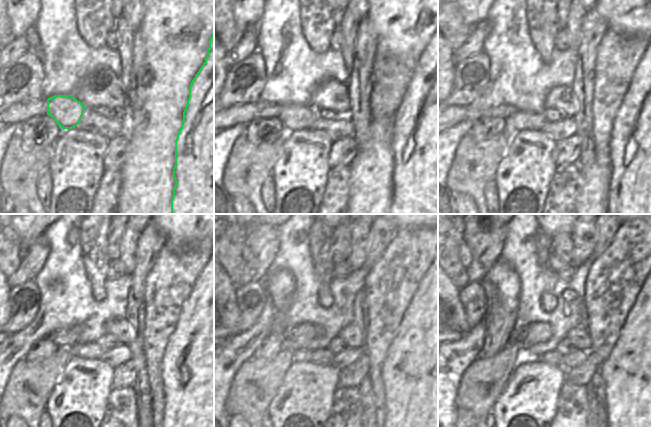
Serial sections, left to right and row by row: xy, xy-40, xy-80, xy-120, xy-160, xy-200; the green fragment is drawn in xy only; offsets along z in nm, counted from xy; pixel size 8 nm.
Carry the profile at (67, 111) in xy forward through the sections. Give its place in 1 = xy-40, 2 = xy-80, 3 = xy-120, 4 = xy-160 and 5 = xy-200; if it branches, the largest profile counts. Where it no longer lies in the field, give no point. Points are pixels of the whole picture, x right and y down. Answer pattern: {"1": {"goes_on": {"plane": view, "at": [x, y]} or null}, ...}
{"1": {"goes_on": {"plane": "xy-40", "at": [293, 117]}}, "2": {"goes_on": {"plane": "xy-80", "at": [520, 120]}}, "3": {"goes_on": {"plane": "xy-120", "at": [85, 350]}}, "4": {"goes_on": {"plane": "xy-160", "at": [321, 356]}}, "5": {"goes_on": {"plane": "xy-200", "at": [553, 358]}}}

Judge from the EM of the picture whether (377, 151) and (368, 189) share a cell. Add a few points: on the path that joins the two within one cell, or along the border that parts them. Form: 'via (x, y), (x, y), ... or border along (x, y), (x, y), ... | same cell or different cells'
via (375, 160), (372, 169), (372, 180) | same cell

